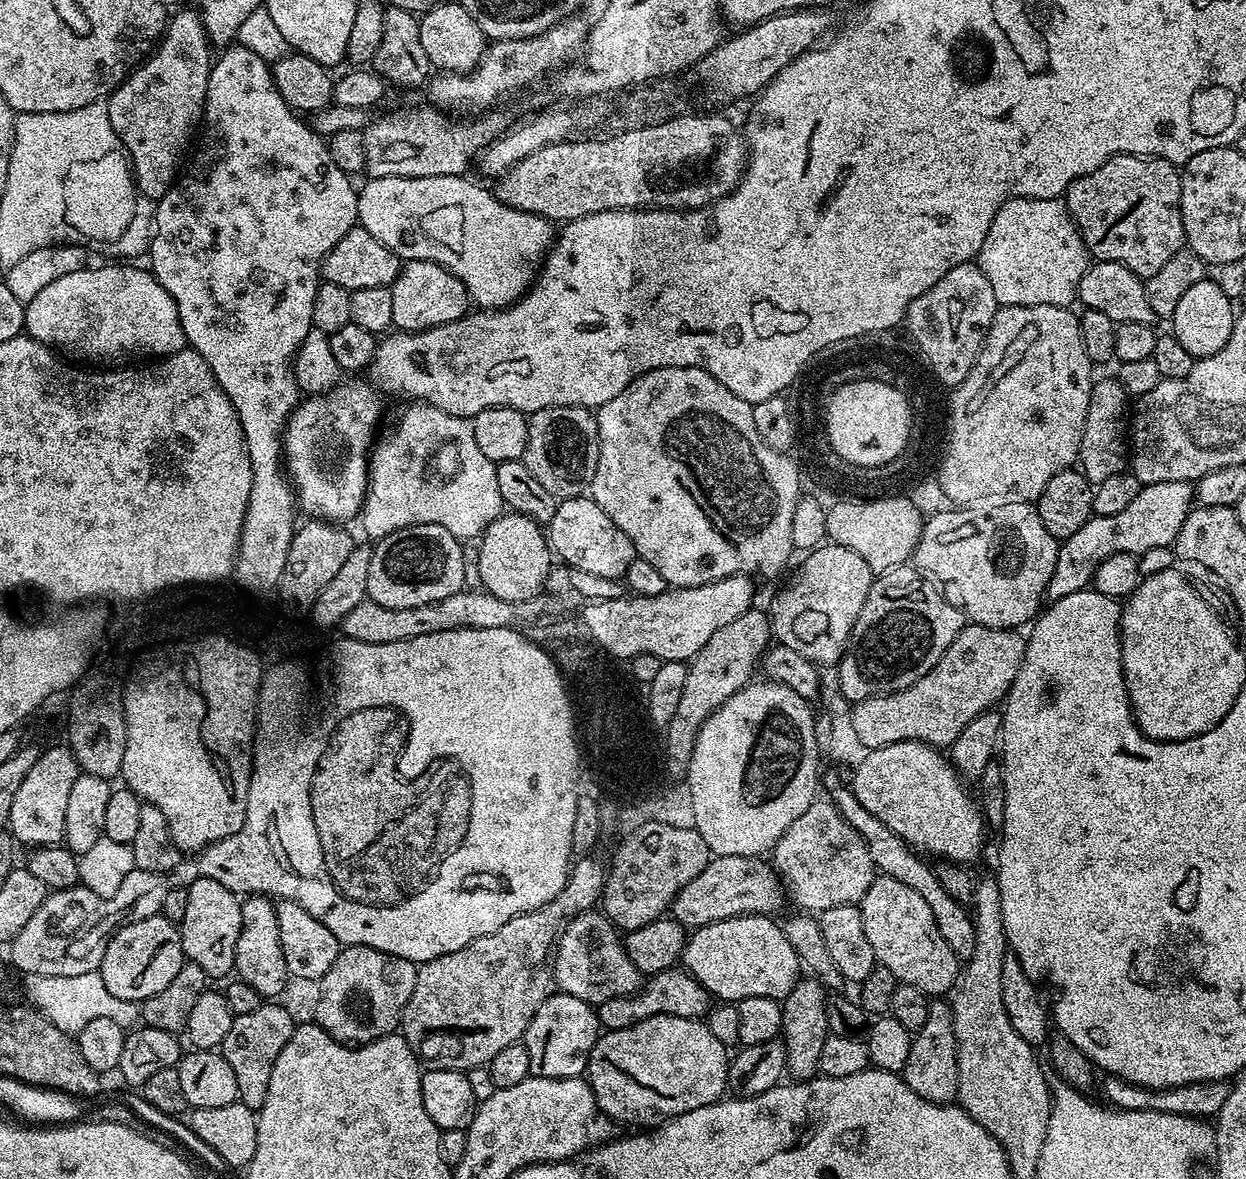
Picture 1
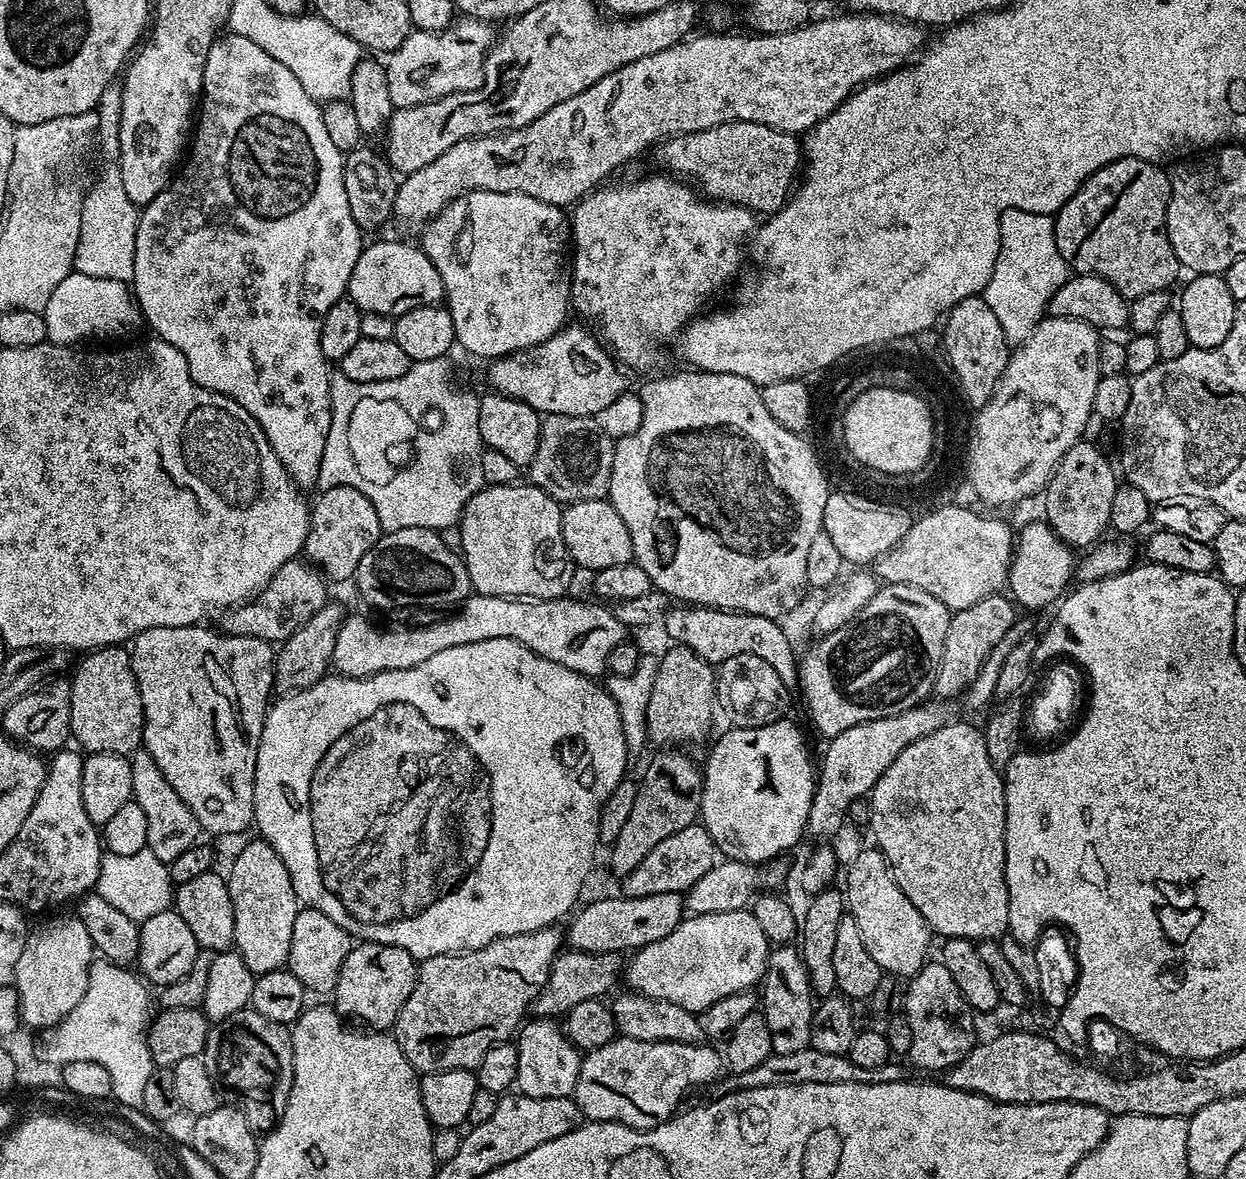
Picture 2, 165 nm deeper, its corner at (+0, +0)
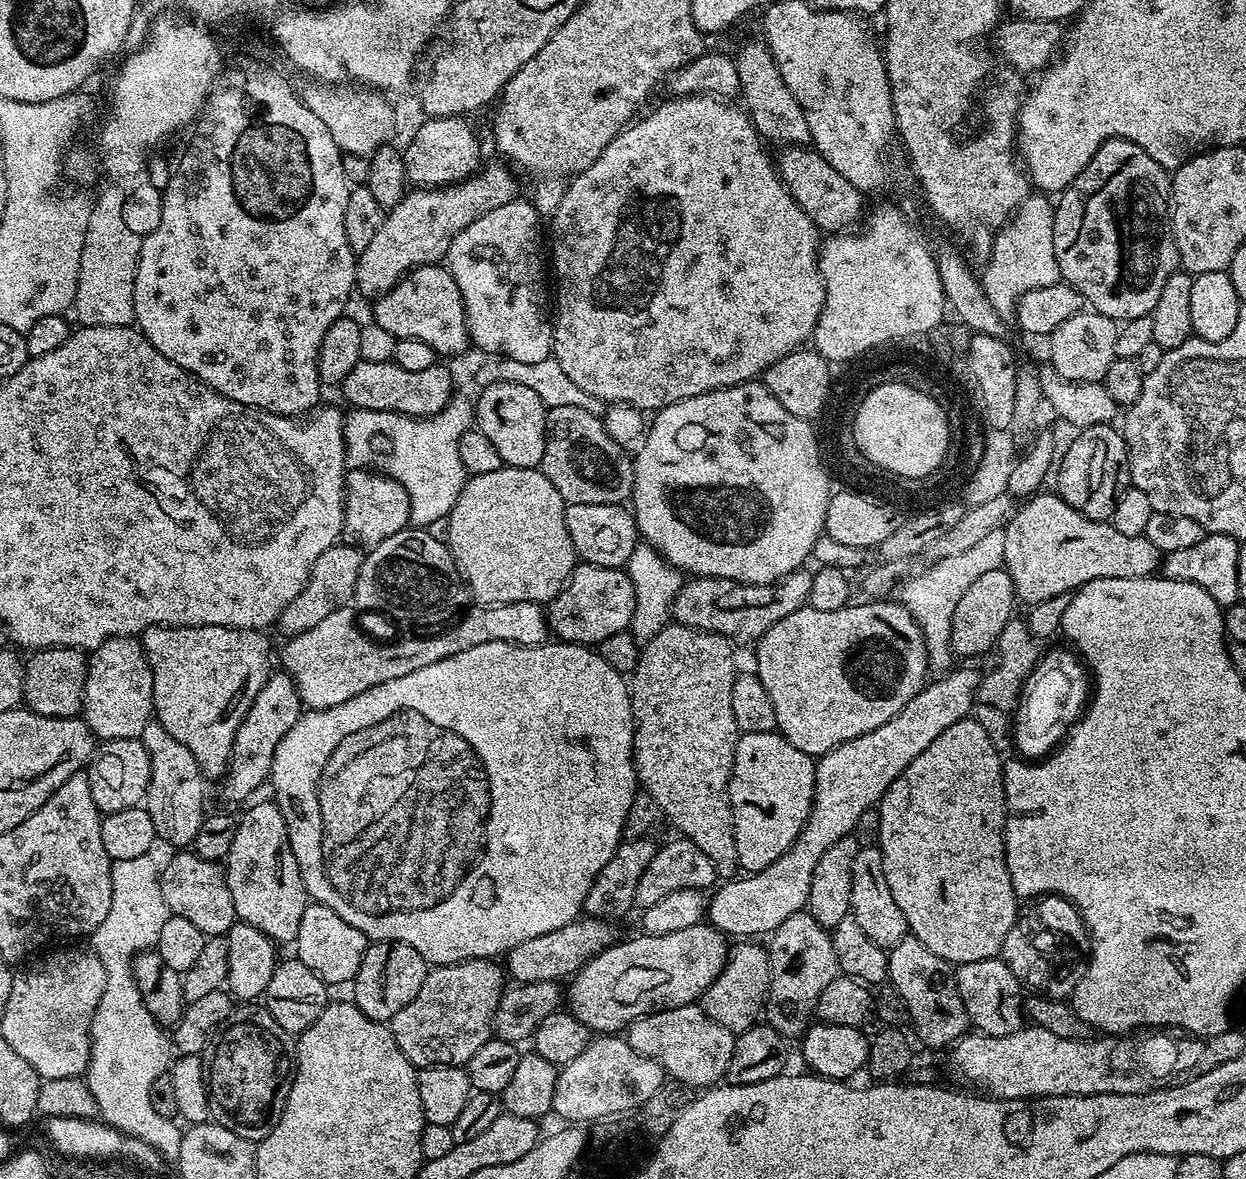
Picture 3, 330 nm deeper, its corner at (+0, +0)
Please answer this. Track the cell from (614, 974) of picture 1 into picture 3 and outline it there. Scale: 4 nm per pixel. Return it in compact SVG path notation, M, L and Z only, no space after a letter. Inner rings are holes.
M695 1003L638 1017L628 1025L626 1039L638 1054L662 1065L671 1079L681 1080L697 1090L707 1090L727 1077L736 1036L726 1030L726 1026L718 1026L718 1022Z

